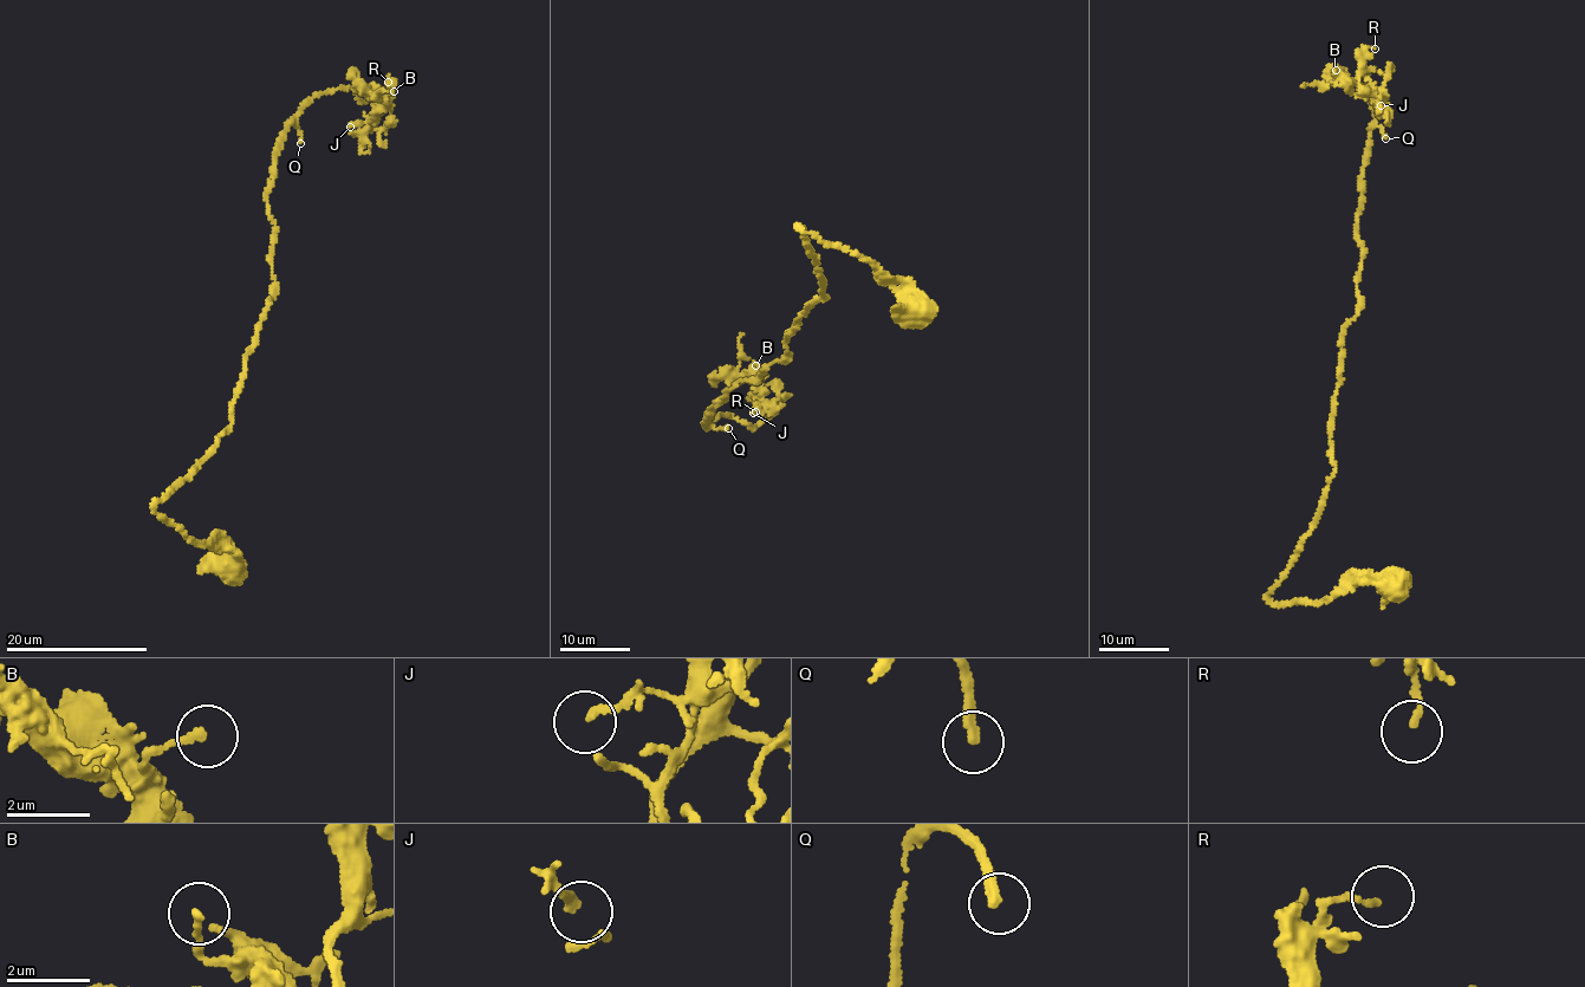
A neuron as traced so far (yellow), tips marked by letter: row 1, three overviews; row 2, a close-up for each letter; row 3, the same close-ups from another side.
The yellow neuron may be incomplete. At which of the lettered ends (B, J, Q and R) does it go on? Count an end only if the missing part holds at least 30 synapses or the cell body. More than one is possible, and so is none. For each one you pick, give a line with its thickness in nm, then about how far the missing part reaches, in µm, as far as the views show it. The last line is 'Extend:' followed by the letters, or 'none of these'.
Q: calibre 240 nm; missing 40 µm
Extend: Q

